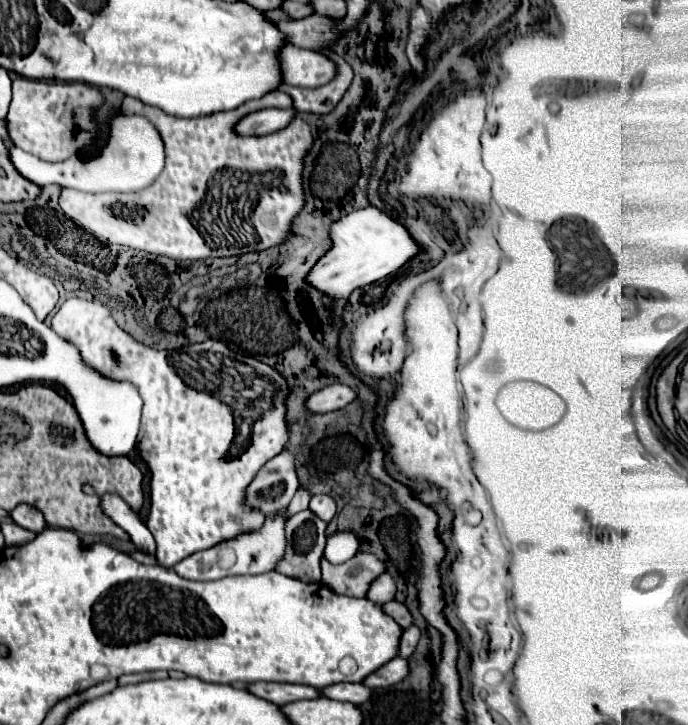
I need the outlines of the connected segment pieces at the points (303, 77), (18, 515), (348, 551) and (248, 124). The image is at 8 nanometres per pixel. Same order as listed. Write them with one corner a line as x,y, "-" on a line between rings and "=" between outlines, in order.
285,44
279,54
279,68
281,68
281,82
289,86
301,88
317,88
333,80
335,64
321,56
319,52
297,48
=
19,504
11,512
11,518
13,518
15,524
19,524
19,526
35,532
35,534
39,534
39,532
45,530
45,518
43,518
43,514
37,508
29,506
29,504
=
335,532
331,538
327,538
327,548
325,548
325,558
331,564
343,564
349,558
357,554
359,540
351,532
=
265,108
265,110
257,110
251,112
247,116
243,116
237,124
235,124
235,132
241,136
263,136
263,134
271,134
279,128
285,128
285,124
289,124
289,120
295,118
295,110
273,110
273,108

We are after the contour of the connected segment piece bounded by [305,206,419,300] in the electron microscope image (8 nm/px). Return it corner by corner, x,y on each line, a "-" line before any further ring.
373,206
339,218
331,224
329,232
333,244
327,254
321,256
321,260
309,270
305,282
333,300
347,298
355,288
383,280
419,252
417,242
407,234
407,230
389,214

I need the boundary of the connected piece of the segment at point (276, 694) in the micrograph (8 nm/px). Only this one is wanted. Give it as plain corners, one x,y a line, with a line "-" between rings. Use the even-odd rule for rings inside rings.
253,682
247,686
247,692
253,696
259,696
263,700
269,700
277,706
289,704
295,700
309,700
317,698
317,690
309,686
297,686
297,684
283,684
283,682

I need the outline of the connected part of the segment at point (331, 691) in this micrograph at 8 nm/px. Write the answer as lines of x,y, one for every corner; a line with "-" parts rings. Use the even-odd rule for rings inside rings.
331,684
321,688
321,696
337,702
351,702
351,704
361,704
369,700
371,688
365,688
363,684

